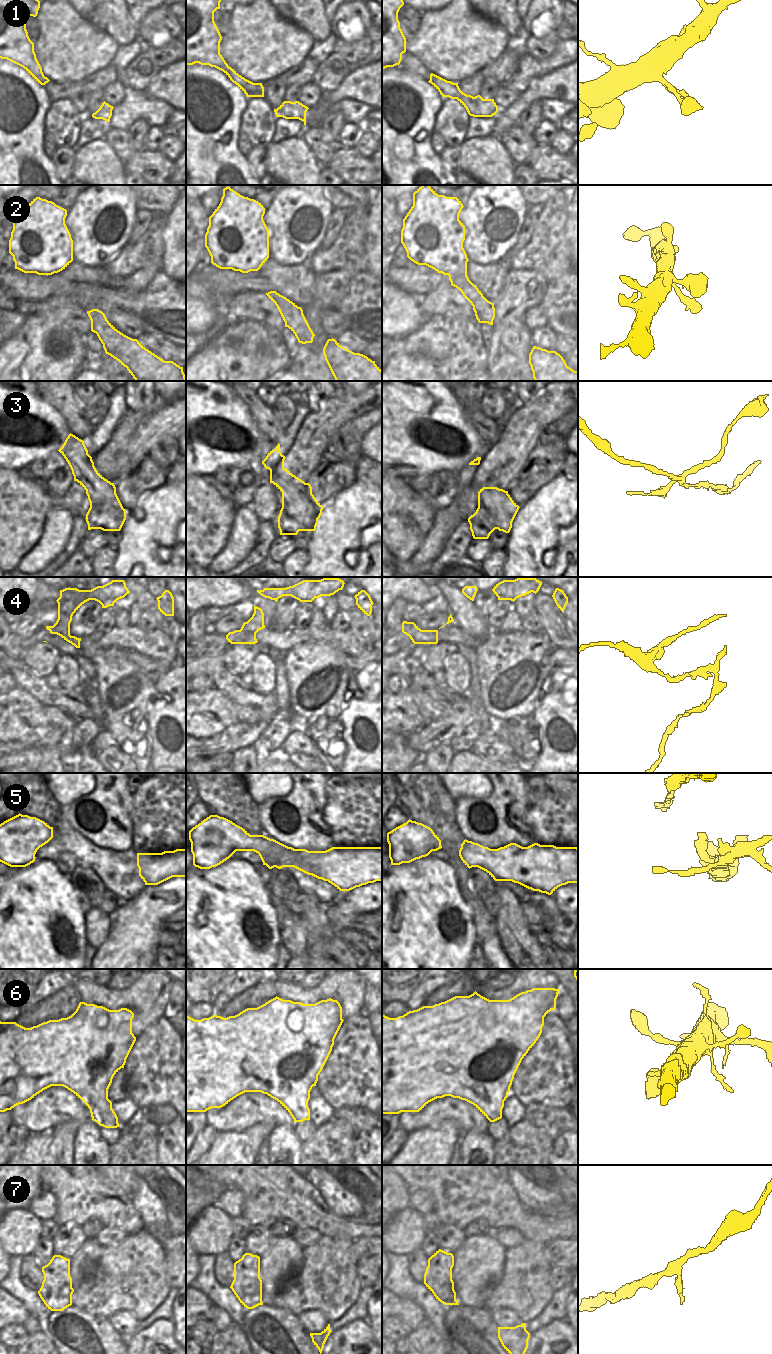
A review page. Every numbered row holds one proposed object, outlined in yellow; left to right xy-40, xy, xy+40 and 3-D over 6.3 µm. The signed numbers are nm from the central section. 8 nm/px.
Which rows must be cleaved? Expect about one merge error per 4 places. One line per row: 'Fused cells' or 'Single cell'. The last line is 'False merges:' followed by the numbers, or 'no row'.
1: Single cell
2: Single cell
3: Fused cells
4: Fused cells
5: Single cell
6: Single cell
7: Single cell
False merges: 3, 4.

